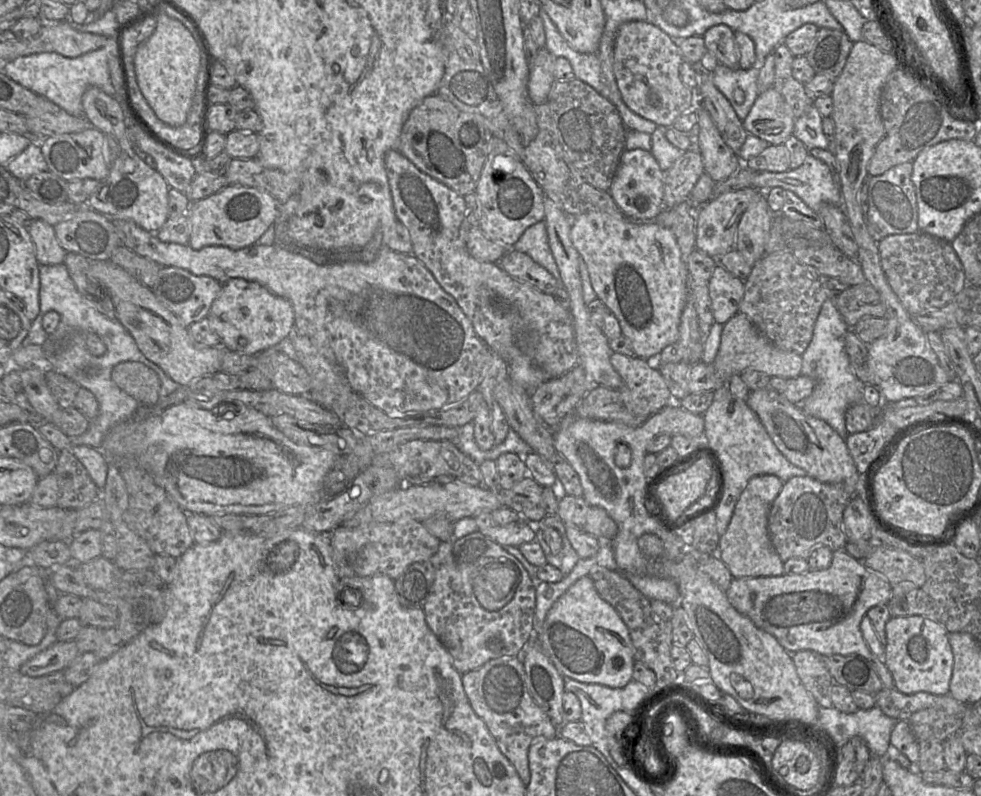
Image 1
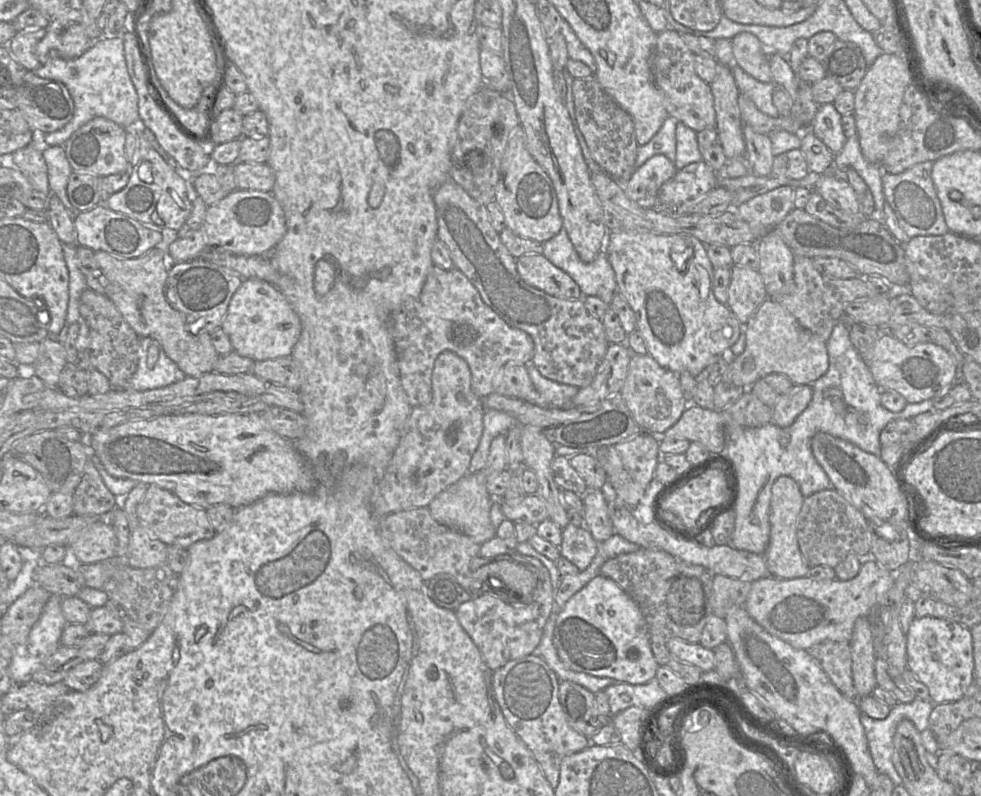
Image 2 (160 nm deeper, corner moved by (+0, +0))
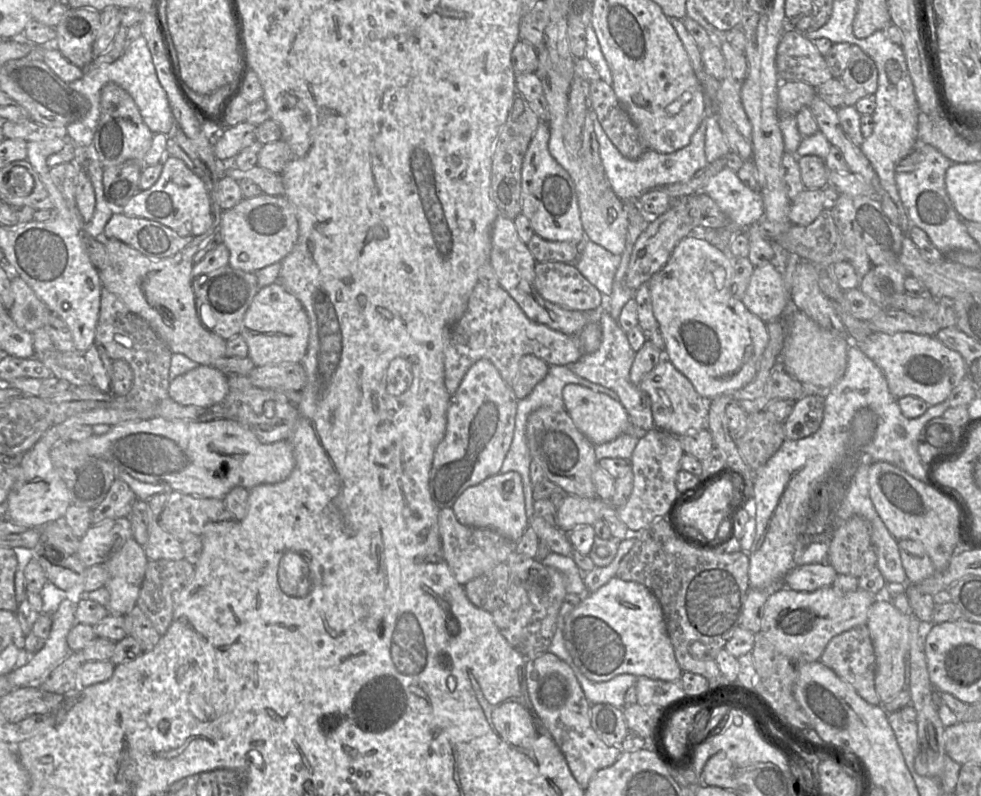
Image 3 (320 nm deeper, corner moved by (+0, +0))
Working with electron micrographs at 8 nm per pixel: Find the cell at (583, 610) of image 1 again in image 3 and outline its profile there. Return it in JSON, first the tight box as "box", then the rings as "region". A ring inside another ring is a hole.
{"box":[563,577,683,682],"region":[[[614,577],[596,591],[585,595],[565,620],[563,640],[574,664],[591,681],[604,682],[620,674],[673,681],[680,679],[683,672],[675,658],[658,599],[646,586],[637,582]]]}

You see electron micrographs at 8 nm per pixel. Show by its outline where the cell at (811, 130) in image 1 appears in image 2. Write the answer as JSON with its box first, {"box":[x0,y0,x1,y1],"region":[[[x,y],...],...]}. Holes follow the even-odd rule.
{"box":[808,103,846,153],"region":[[[833,103],[819,105],[808,130],[821,140],[833,153],[840,152],[846,144],[842,115]]]}

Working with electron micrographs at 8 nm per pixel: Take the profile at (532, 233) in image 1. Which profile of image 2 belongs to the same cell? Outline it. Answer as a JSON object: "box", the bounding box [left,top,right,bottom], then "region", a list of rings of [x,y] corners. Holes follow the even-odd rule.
{"box":[542,229,617,303],"region":[[[564,229],[543,242],[542,255],[569,275],[578,284],[583,296],[595,296],[609,303],[617,293],[615,273],[606,253],[600,252],[593,261],[583,262]]]}

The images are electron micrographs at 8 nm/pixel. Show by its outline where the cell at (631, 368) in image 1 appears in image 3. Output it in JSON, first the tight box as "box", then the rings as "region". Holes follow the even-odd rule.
{"box":[638,359,709,436],"region":[[[662,359],[638,386],[650,399],[656,429],[681,436],[708,426],[709,399],[702,397],[670,360]]]}

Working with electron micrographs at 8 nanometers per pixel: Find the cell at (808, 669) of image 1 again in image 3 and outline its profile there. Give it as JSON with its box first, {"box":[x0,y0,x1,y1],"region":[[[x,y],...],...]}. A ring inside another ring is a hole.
{"box":[819,624,882,705],"region":[[[862,624],[833,637],[827,644],[819,661],[848,682],[868,703],[882,705],[875,690],[876,658],[866,624]]]}

